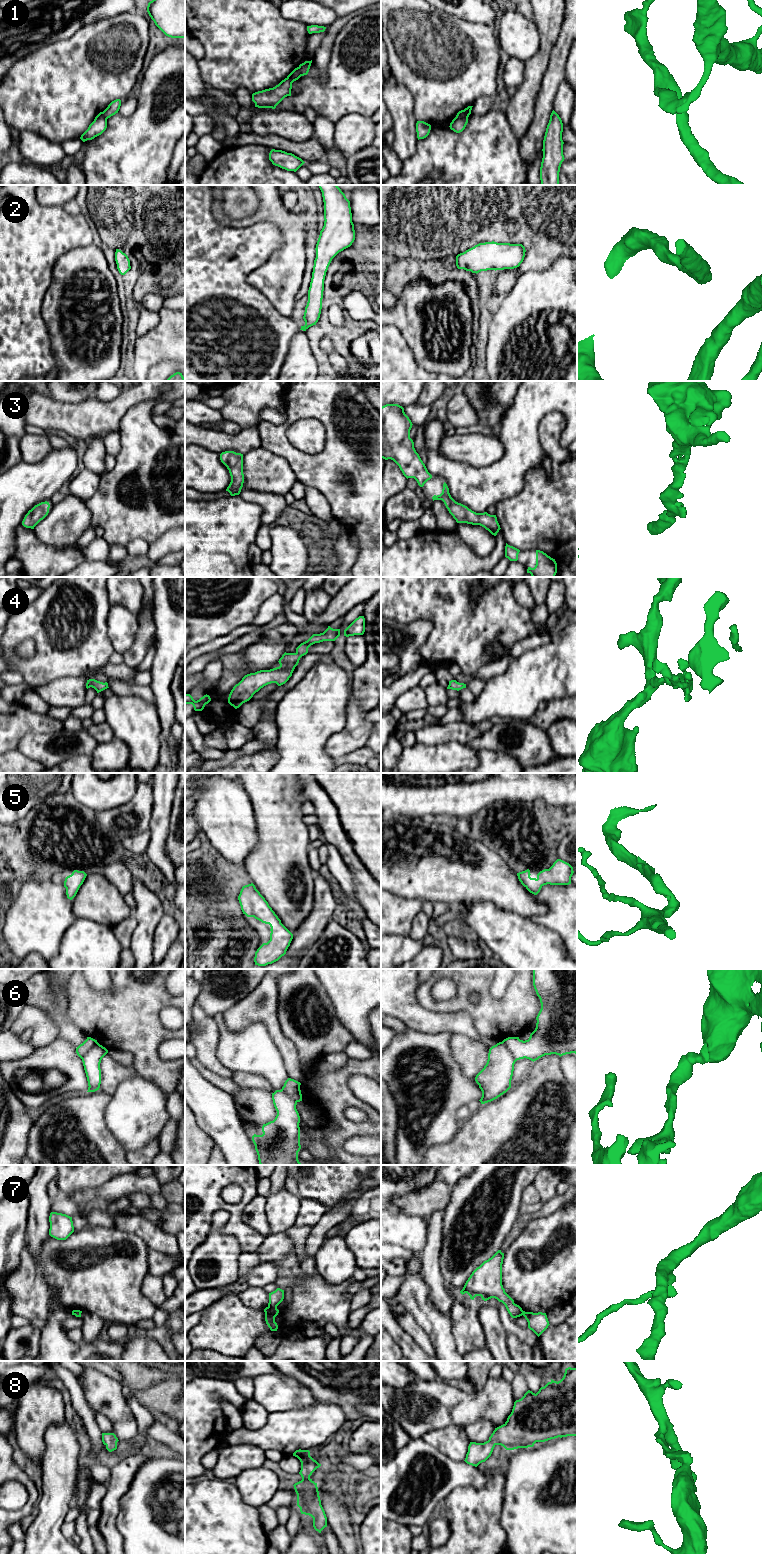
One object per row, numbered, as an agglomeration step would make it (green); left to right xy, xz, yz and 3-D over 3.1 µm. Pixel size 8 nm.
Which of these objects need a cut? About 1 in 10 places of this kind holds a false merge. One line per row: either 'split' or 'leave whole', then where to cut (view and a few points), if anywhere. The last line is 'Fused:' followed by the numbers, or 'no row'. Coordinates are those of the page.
1: split | yz (468, 114), (456, 117)
2: leave whole | no cut
3: leave whole | no cut
4: leave whole | no cut
5: leave whole | no cut
6: split | yz (501, 1042), (516, 1060)
7: split | xz (268, 1305), (276, 1308)
8: leave whole | no cut
Fused: 1, 6, 7

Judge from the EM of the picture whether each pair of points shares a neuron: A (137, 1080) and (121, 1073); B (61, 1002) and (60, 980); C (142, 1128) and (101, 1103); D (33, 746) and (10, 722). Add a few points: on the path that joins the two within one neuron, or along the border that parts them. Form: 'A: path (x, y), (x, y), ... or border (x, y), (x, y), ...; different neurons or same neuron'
A: border (135, 1073), (125, 1079), (114, 1092); different neurons
B: path (61, 997), (60, 985); same neuron
C: border (112, 1096), (105, 1111), (105, 1124), (108, 1129); different neurons
D: border (47, 732), (25, 734), (16, 748); different neurons

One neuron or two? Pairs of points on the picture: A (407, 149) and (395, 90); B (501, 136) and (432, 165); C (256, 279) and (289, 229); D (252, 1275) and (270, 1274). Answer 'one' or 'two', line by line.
A: one
B: one
C: one
D: one

